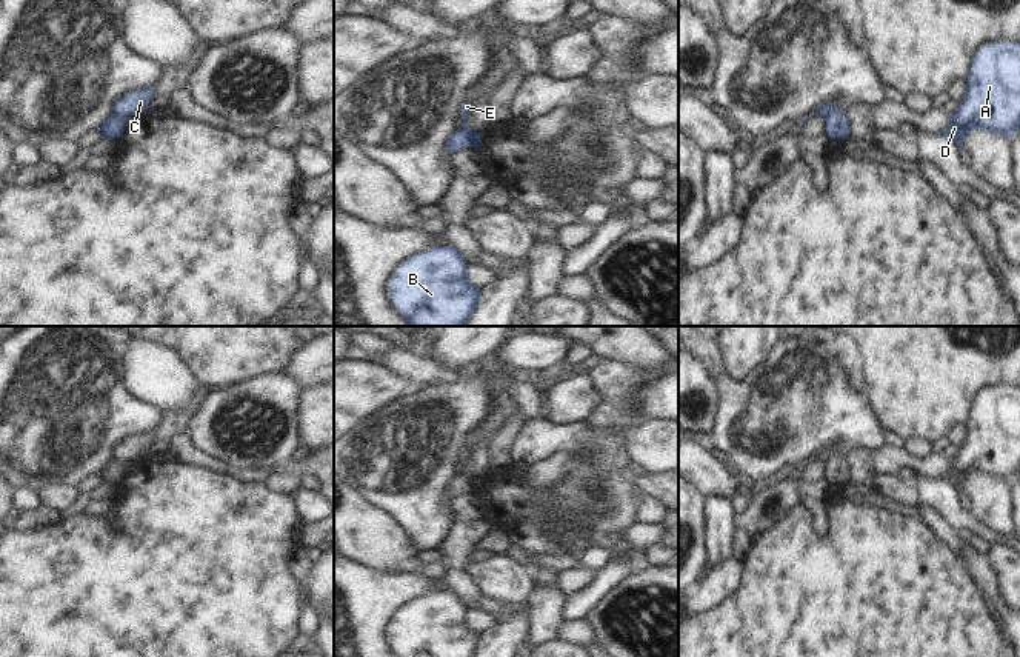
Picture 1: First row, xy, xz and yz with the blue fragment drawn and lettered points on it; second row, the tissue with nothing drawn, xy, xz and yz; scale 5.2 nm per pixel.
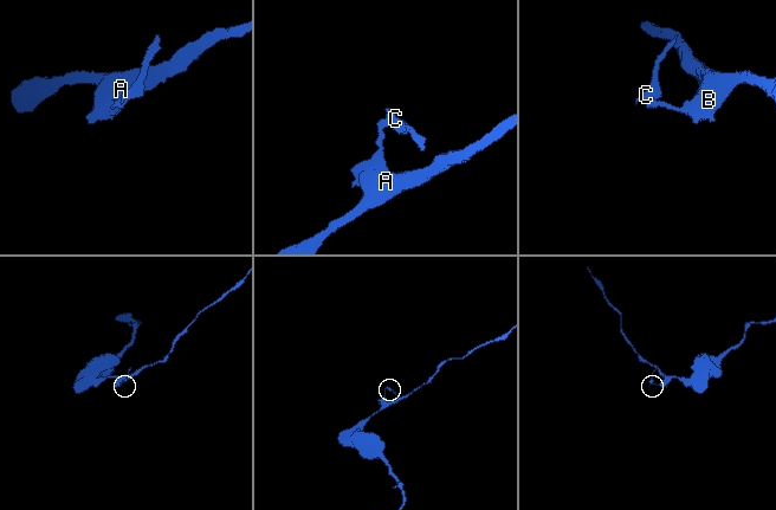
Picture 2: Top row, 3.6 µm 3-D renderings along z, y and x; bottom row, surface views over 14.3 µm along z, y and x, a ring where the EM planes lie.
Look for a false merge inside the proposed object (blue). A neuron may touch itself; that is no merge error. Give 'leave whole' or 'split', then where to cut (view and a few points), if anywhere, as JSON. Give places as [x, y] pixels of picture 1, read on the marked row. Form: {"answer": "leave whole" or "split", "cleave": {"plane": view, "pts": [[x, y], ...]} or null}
{"answer": "split", "cleave": {"plane": "xz", "pts": [[459, 130], [470, 136], [471, 146]]}}

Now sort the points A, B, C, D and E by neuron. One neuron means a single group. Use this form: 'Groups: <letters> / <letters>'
Groups: A B D / C E.

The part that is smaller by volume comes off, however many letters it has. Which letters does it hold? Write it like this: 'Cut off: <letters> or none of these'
Cut off: C, E

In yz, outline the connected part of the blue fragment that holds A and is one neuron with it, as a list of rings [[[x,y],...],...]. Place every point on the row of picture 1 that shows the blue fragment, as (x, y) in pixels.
[[[994,42],[980,46],[971,62],[966,82],[965,98],[958,103],[958,109],[948,115],[948,123],[937,132],[938,135],[949,137],[957,146],[962,146],[975,129],[1006,137],[1020,131],[1020,43]]]

